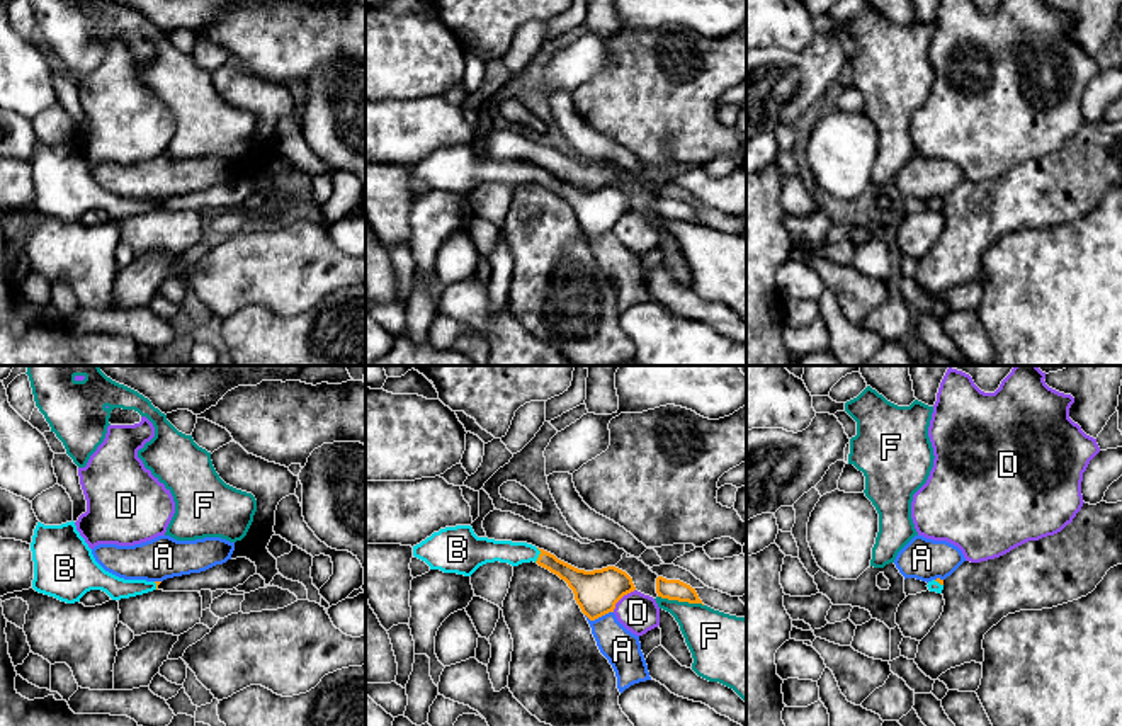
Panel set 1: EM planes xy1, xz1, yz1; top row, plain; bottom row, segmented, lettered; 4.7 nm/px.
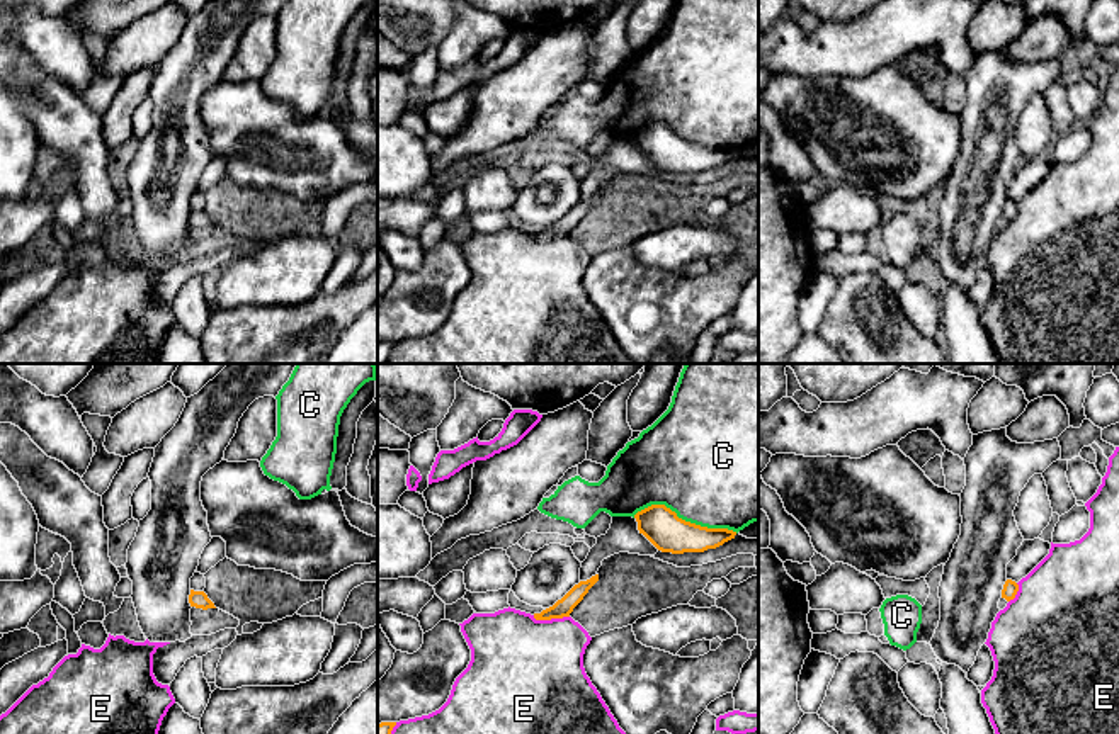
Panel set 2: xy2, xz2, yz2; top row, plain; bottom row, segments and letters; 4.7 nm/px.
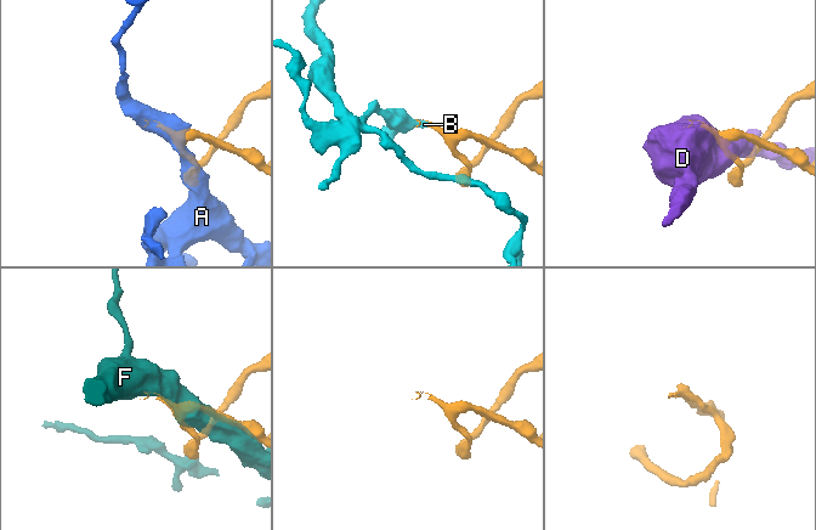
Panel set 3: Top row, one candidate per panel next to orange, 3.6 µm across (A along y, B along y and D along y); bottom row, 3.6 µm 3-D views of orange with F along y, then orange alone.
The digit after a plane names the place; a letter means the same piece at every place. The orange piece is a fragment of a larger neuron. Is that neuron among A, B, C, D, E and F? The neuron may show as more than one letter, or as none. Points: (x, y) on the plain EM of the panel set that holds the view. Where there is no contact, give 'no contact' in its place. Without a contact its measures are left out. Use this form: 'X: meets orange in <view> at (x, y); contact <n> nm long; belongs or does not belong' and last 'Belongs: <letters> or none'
A: meets orange in xz1 at (599, 235); contact 140 nm long; does not belong
B: meets orange in xz1 at (539, 174); contact 70 nm long; does not belong
C: meets orange in xz2 at (684, 140); contact 500 nm long; does not belong
D: meets orange in xz1 at (621, 216); contact 160 nm long; does not belong
E: meets orange in xz2 at (550, 238); contact 180 nm long; does not belong
F: meets orange in xz1 at (680, 220); contact 220 nm long; does not belong
Belongs: none

